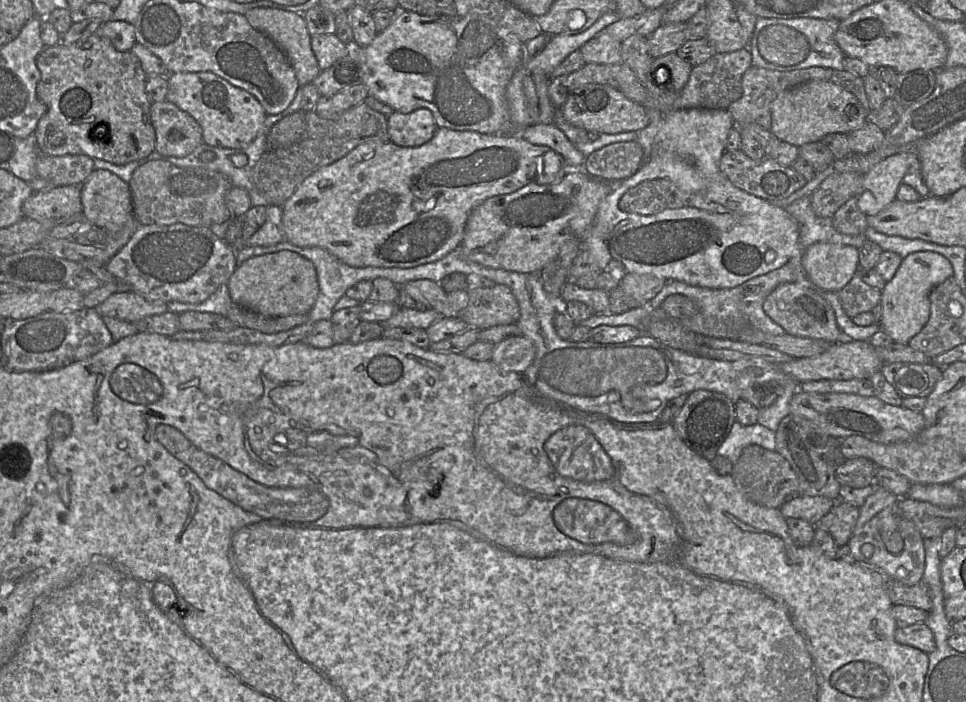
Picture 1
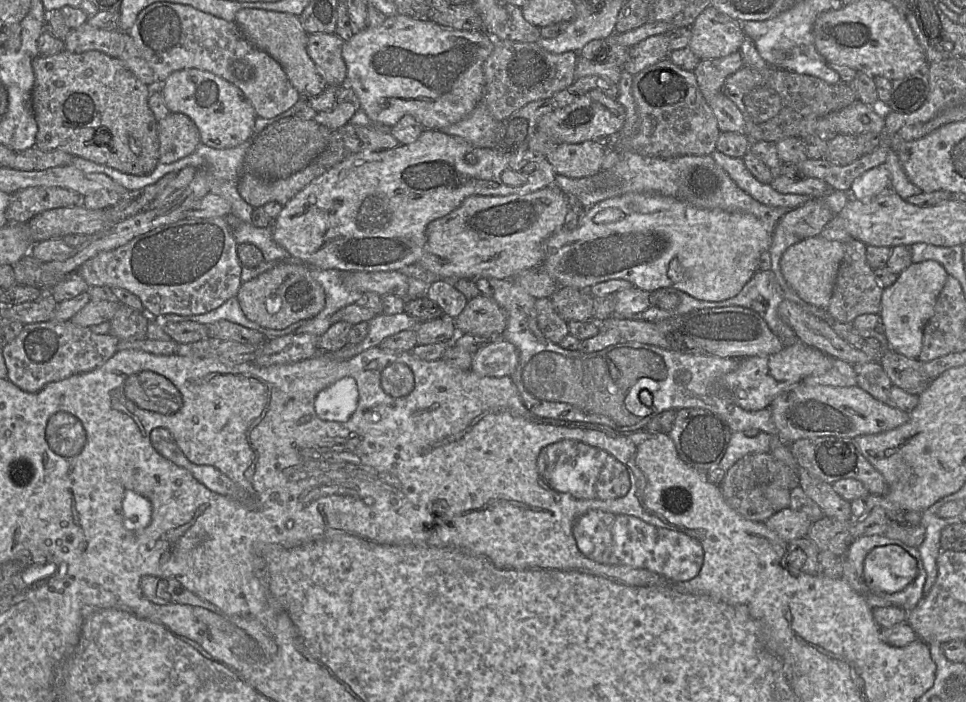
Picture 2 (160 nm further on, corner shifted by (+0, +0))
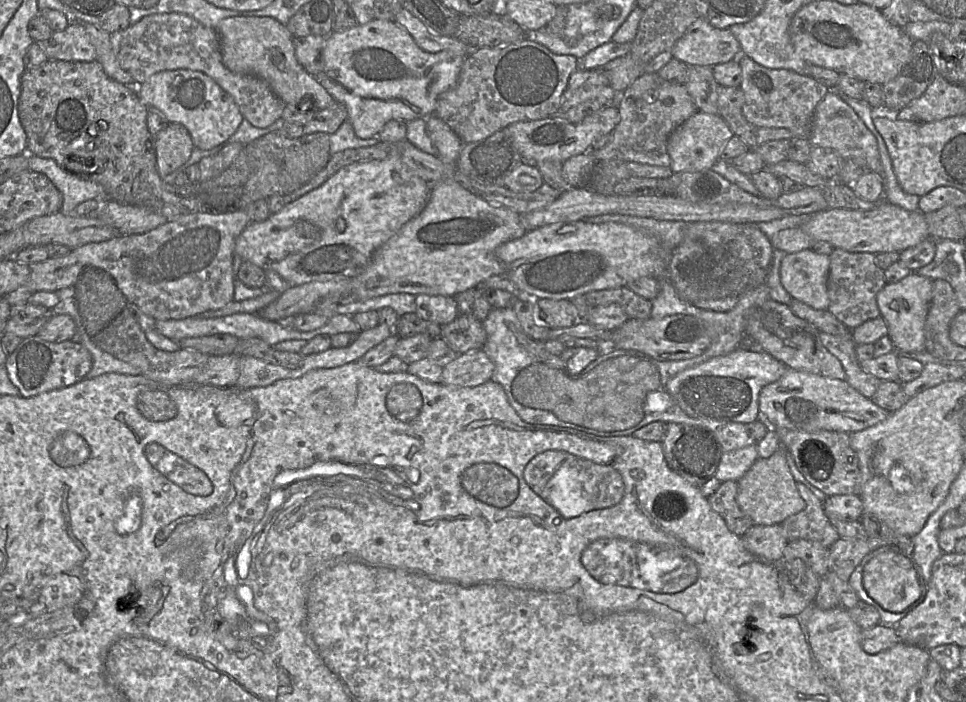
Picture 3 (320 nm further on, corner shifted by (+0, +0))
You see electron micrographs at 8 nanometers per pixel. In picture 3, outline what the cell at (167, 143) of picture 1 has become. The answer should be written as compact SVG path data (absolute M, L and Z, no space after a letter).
M169 123L155 135L157 169L164 178L184 165L190 158L194 143L188 129L181 123Z

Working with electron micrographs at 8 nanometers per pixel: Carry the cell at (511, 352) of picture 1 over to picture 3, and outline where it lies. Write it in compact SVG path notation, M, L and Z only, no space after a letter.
M483 349L459 355L442 370L441 382L455 387L476 387L491 380L494 364Z

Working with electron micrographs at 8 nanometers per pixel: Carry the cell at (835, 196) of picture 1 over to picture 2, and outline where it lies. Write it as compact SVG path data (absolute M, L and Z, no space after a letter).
M811 199L790 210L779 222L786 231L804 240L819 236L833 216L832 210L825 202Z

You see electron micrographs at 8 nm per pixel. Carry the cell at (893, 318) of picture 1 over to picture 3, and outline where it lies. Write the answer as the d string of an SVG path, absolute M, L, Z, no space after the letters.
M912 272L899 282L886 283L876 296L880 316L888 326L888 335L898 355L926 350L925 323L932 300L933 282L917 272Z

